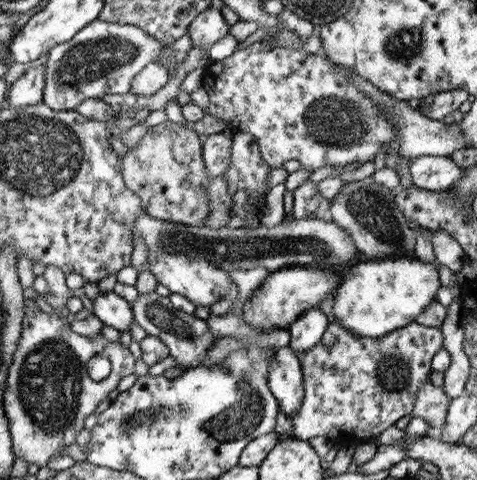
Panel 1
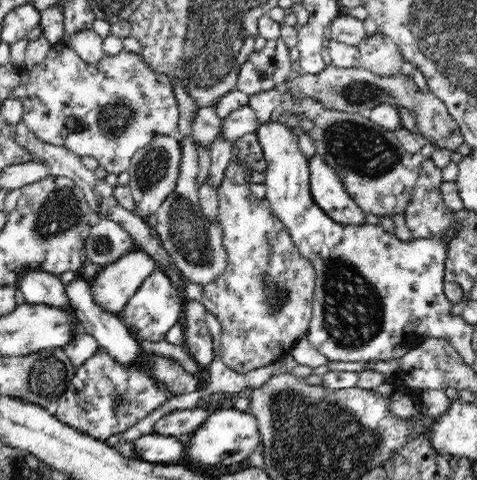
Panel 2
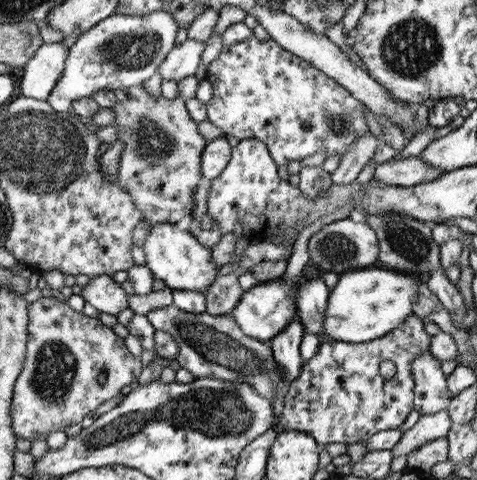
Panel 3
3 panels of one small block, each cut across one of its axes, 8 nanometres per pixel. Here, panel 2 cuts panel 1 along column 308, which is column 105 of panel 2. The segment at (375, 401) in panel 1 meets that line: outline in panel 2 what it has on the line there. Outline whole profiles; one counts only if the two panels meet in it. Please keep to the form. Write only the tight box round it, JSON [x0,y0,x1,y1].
[56,348,174,442]

